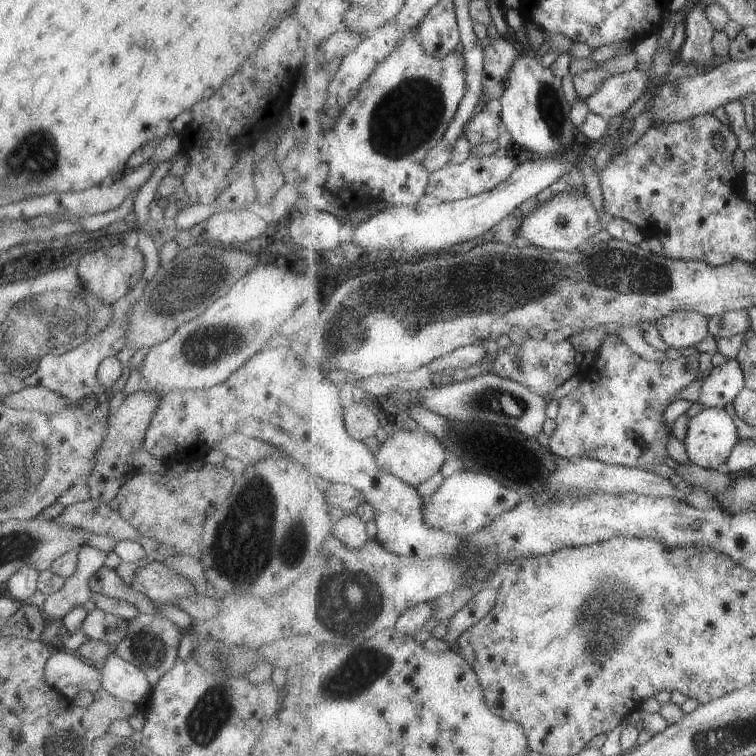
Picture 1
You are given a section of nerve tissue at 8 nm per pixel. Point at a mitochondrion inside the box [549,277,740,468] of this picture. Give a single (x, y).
(636, 438)

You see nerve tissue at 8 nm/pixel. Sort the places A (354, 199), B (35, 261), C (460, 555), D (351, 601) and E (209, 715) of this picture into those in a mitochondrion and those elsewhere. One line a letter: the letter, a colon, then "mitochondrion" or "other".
A: other
B: other
C: other
D: mitochondrion
E: mitochondrion

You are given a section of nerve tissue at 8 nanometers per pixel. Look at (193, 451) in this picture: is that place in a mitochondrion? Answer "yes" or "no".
no

